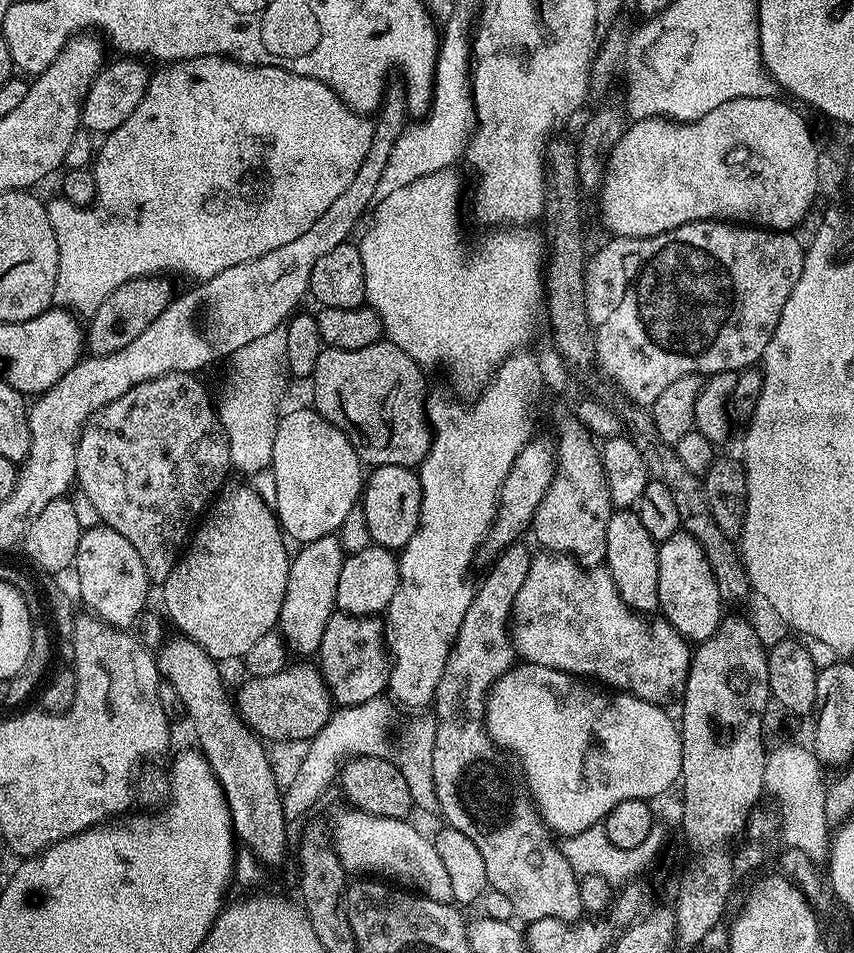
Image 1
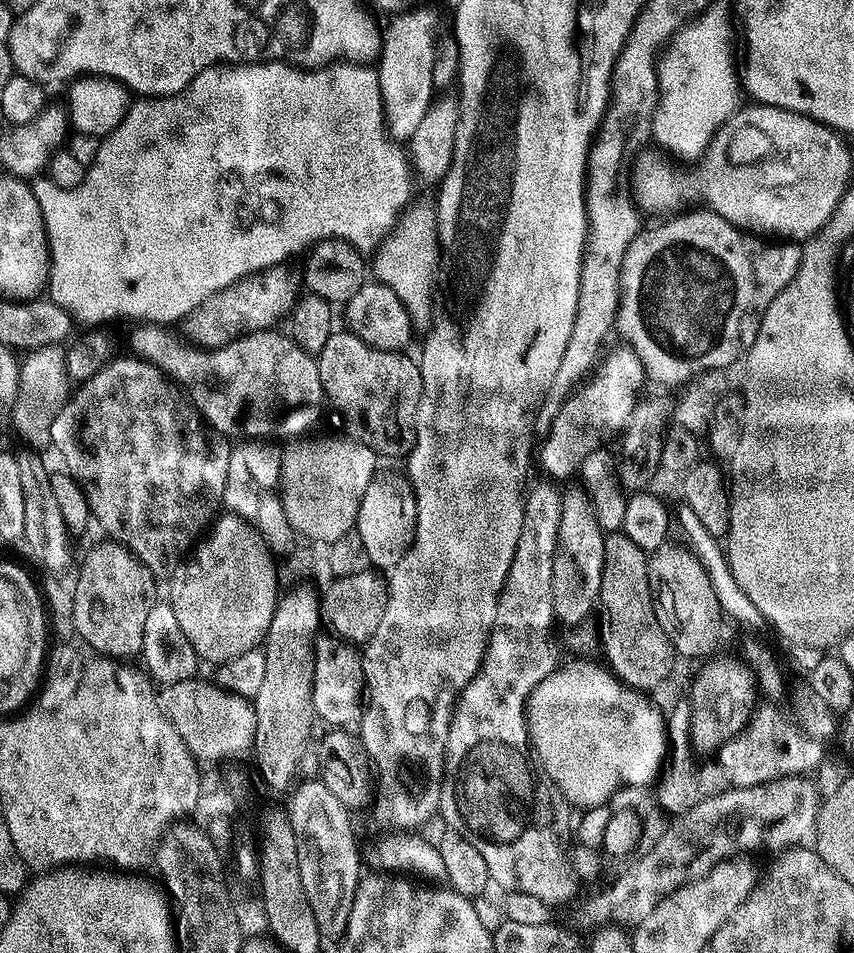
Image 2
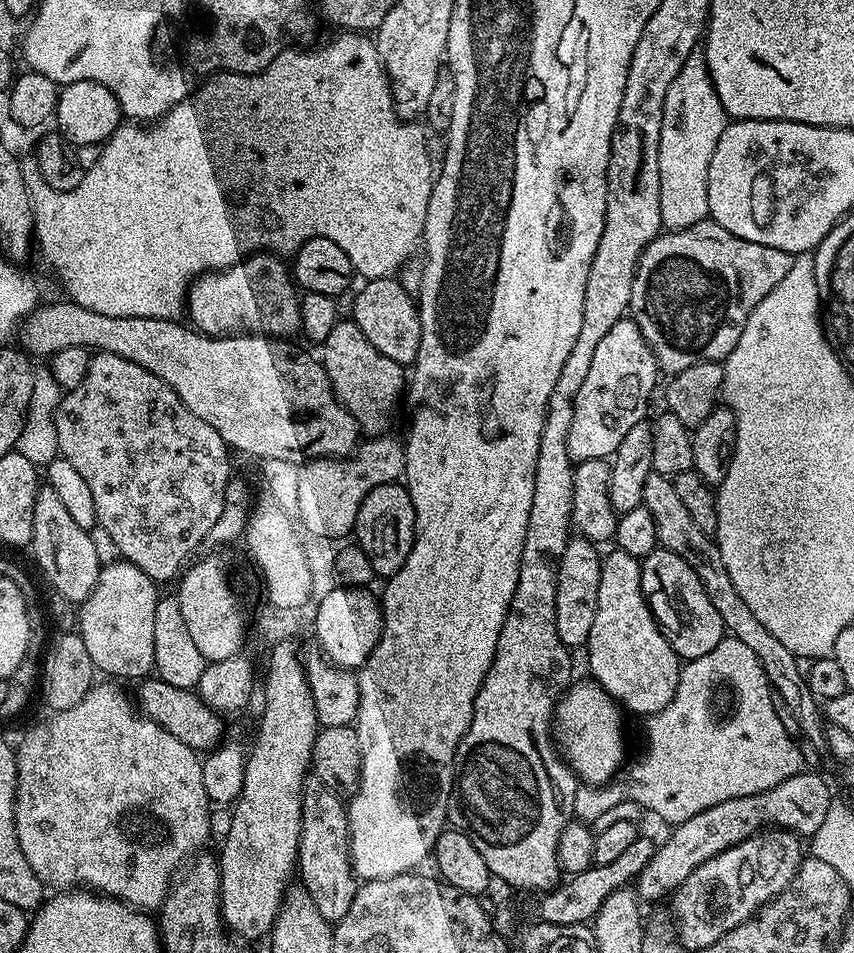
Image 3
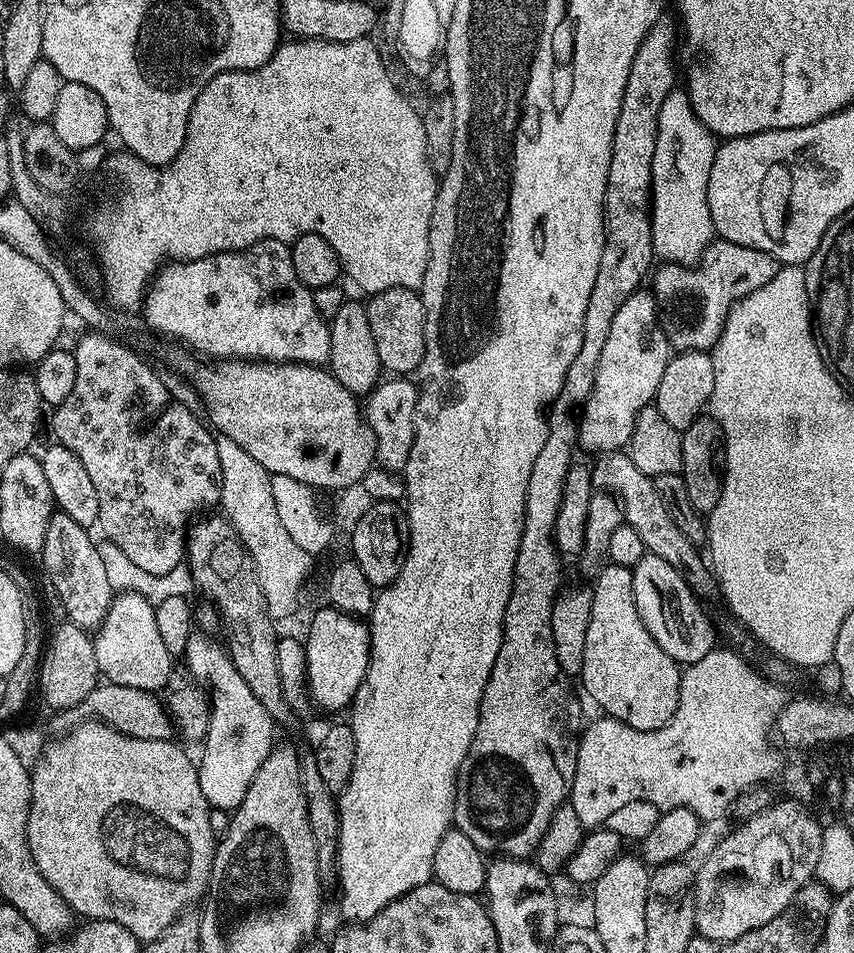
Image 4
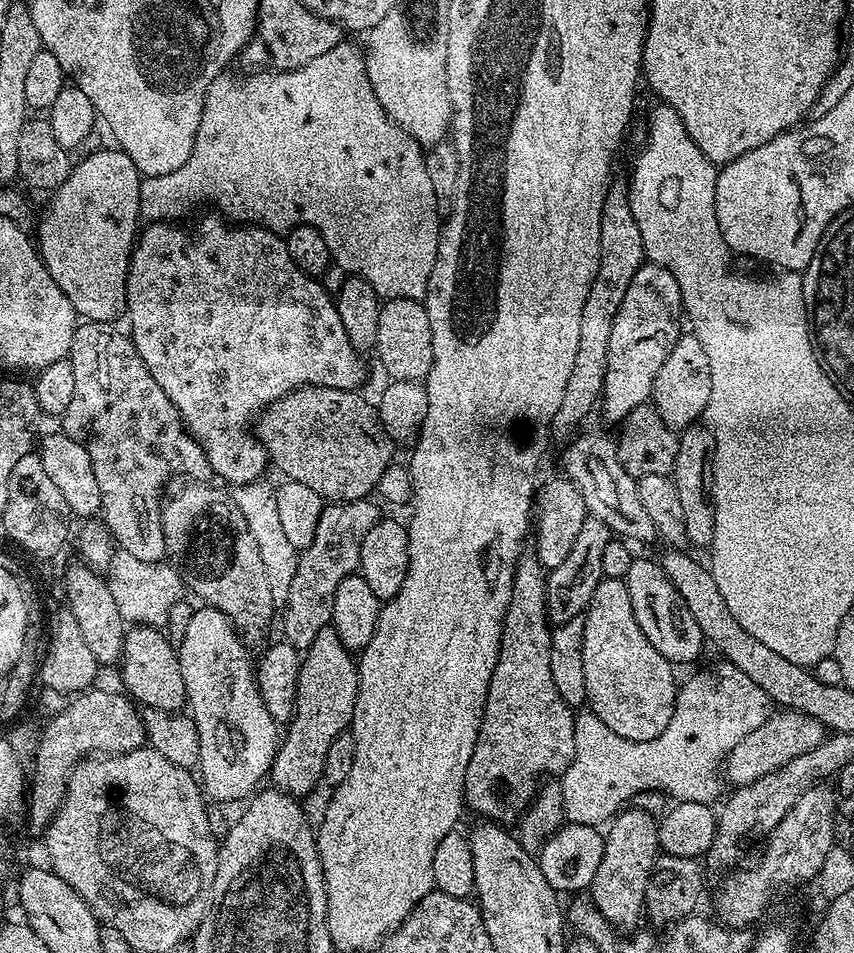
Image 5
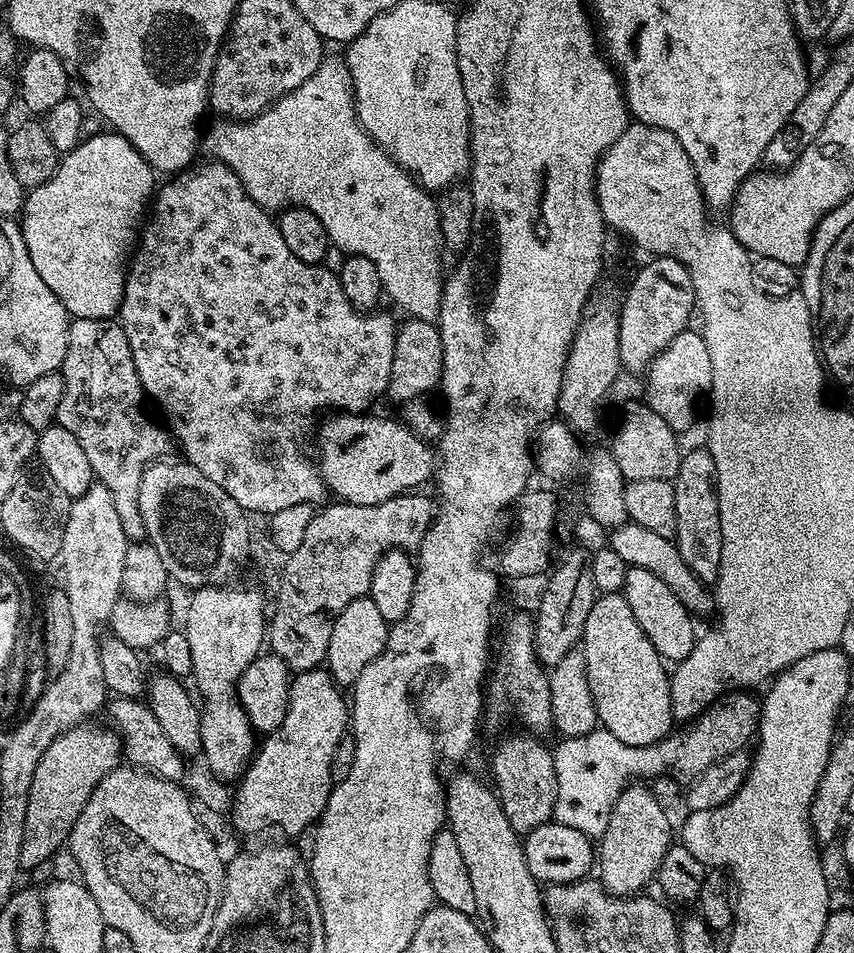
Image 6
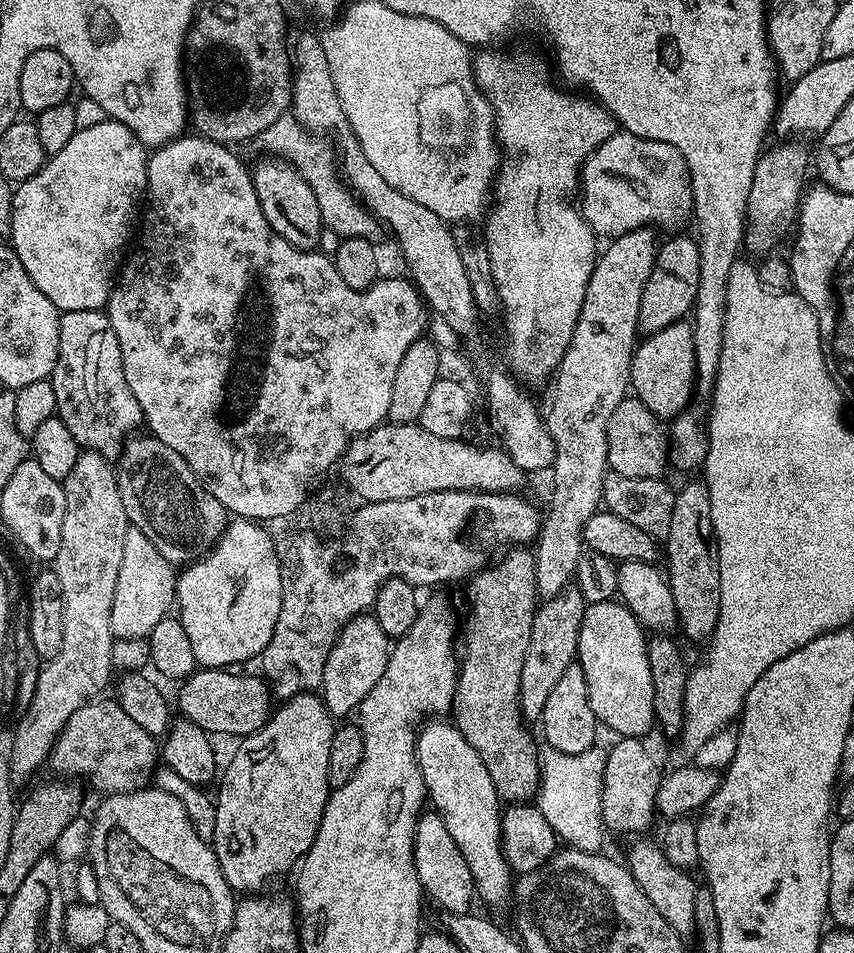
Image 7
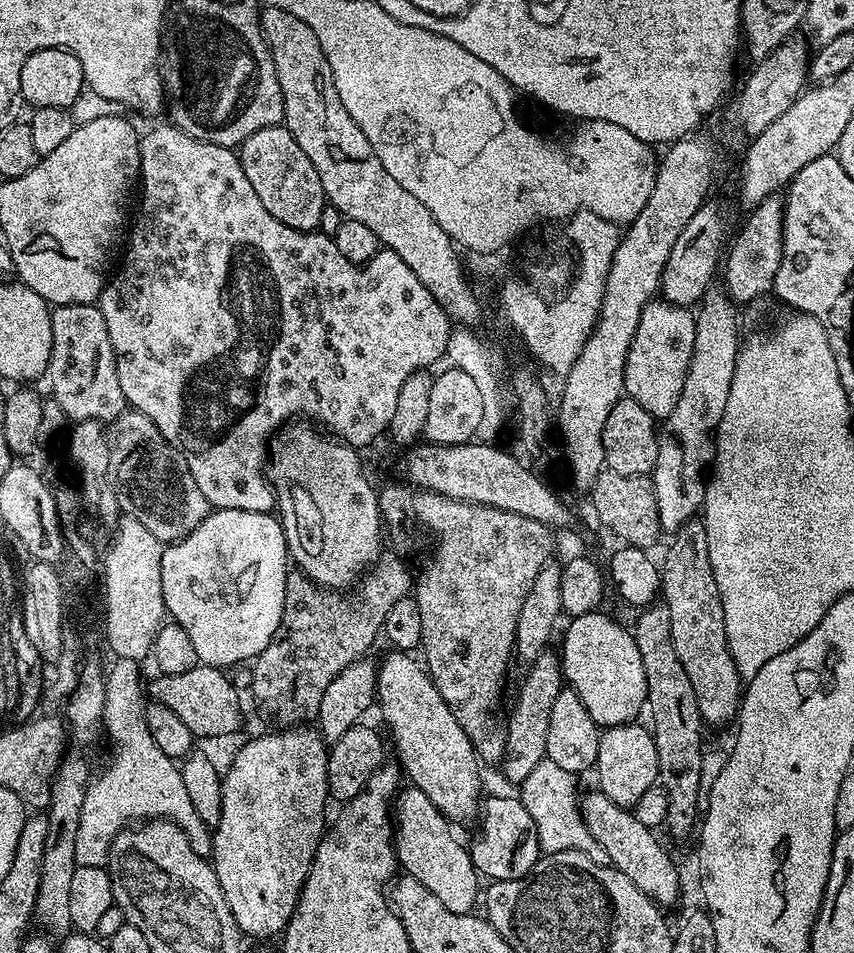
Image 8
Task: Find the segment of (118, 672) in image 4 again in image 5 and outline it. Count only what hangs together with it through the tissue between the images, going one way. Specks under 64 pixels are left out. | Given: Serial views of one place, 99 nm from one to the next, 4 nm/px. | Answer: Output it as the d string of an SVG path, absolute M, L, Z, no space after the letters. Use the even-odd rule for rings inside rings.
M132 626L124 633L124 653L118 665L123 691L137 705L180 712L186 704L186 686L182 682L180 657L173 641L161 629Z

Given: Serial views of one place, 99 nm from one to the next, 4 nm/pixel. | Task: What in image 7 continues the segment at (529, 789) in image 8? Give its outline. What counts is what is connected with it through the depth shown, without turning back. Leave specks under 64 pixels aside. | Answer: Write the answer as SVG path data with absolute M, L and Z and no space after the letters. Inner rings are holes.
M544 746L540 754L540 790L534 797L542 818L550 822L557 841L579 852L600 852L606 829L602 818L602 782L606 752L594 746L582 754L562 754L562 750ZM565 840L565 841L564 841Z

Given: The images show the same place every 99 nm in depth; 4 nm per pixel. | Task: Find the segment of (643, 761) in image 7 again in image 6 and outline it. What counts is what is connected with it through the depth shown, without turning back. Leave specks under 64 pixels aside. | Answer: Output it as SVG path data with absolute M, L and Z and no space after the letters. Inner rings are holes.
M632 782L620 791L620 797L610 810L610 822L606 822L606 830L598 838L598 879L603 884L604 891L612 893L613 896L630 896L647 889L644 887L653 883L666 850L674 843L674 824L672 828L659 798L644 784L647 783Z

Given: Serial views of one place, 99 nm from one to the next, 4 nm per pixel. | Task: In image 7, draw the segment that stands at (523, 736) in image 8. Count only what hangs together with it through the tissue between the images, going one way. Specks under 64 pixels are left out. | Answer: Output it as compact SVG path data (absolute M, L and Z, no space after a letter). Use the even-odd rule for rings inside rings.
M569 586L554 594L554 598L543 601L534 614L530 630L530 647L526 650L526 662L522 662L520 683L520 712L525 721L539 721L542 710L546 710L546 698L550 698L558 678L576 660L578 634L582 630L582 618L586 605L582 594L575 586Z

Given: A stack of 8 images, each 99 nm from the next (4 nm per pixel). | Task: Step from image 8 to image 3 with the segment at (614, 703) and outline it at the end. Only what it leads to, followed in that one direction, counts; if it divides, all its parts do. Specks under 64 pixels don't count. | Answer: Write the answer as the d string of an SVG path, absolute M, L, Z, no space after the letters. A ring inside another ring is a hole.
M612 550L600 561L598 574L598 610L594 610L594 626L590 626L590 638L586 645L588 668L591 679L602 690L612 695L617 704L637 712L641 718L656 715L674 698L680 681L682 661L680 655L666 642L646 598L642 594L641 557L631 556L619 550Z

